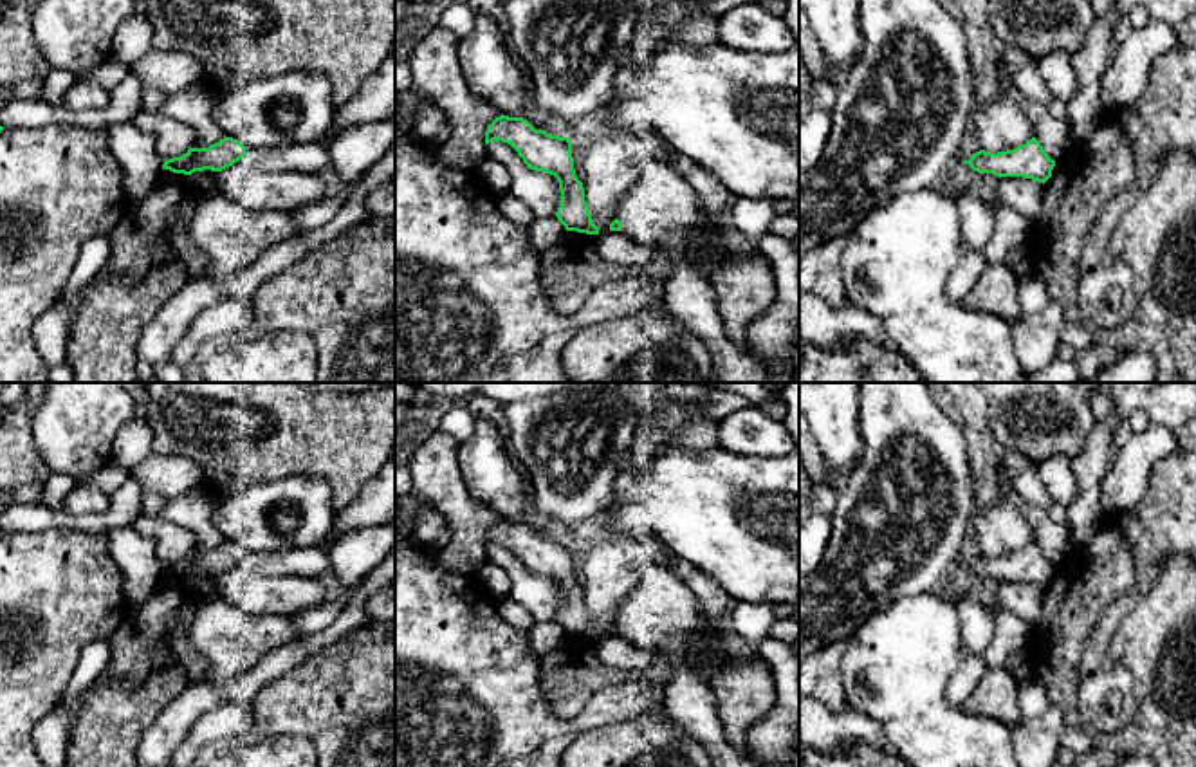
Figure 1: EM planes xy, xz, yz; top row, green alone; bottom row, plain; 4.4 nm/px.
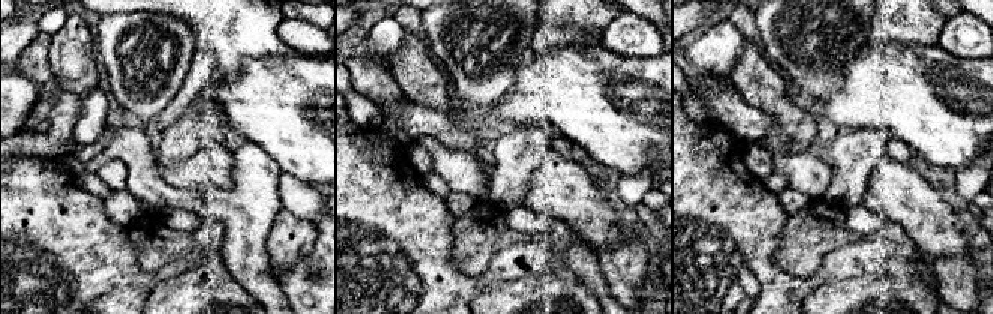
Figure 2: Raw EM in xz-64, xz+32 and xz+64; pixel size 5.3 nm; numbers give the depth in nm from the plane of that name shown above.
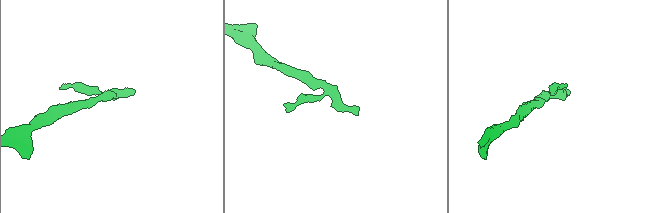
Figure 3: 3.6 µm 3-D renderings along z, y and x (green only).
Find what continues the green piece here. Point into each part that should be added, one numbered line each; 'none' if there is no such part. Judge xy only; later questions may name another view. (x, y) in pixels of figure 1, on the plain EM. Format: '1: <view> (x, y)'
1: xy (312, 562)

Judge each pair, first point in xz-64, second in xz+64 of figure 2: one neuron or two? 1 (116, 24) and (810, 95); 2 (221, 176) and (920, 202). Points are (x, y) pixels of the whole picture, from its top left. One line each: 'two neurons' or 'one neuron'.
1: one neuron
2: one neuron

